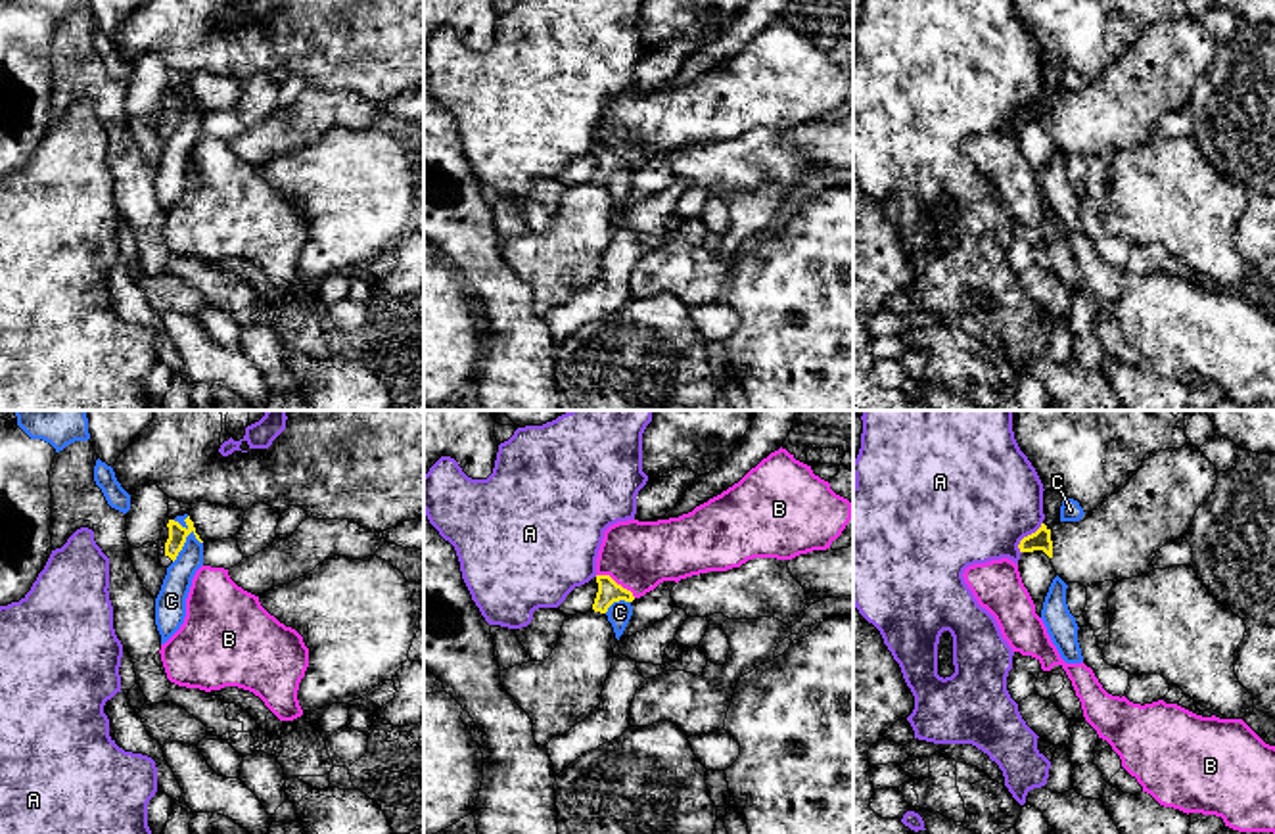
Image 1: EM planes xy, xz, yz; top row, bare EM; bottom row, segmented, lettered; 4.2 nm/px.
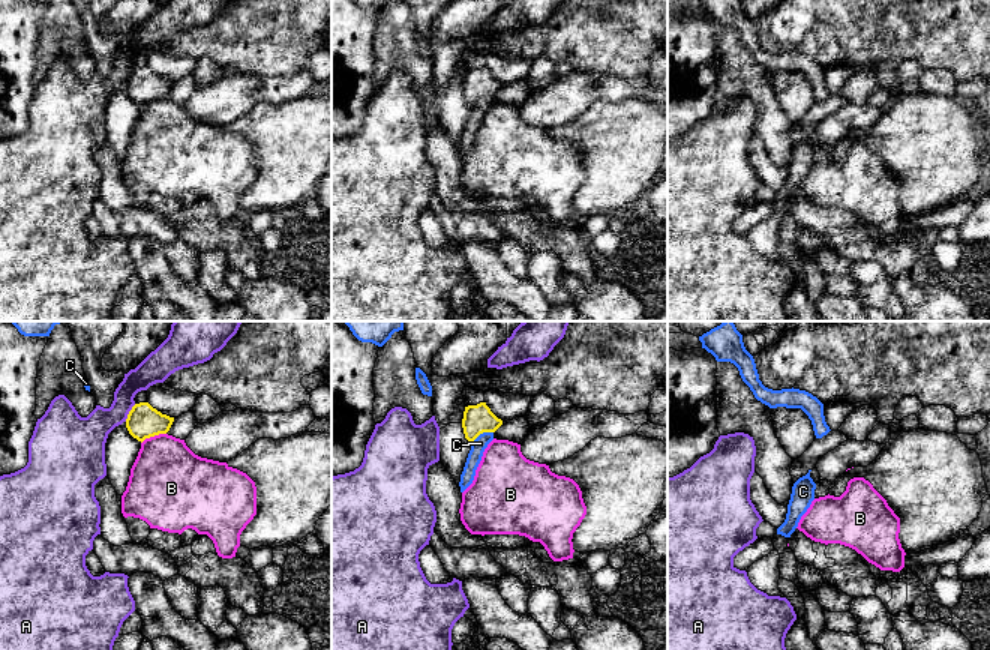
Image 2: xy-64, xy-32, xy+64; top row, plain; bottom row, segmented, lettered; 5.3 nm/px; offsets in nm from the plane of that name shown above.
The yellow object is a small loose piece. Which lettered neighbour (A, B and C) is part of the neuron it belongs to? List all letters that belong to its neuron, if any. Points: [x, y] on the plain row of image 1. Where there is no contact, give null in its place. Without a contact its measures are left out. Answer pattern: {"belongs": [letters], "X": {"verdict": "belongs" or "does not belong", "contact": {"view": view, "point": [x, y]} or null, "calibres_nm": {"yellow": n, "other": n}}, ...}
{"belongs": [], "A": {"verdict": "does not belong", "contact": {"view": "yz", "point": [1028, 106]}, "calibres_nm": {"yellow": 80, "other": 480}}, "B": {"verdict": "does not belong", "contact": {"view": "xz", "point": [614, 152]}, "calibres_nm": {"yellow": 100, "other": 280}}, "C": {"verdict": "does not belong", "contact": {"view": "xy", "point": [183, 115]}, "calibres_nm": {"yellow": 80, "other": 130}}}

